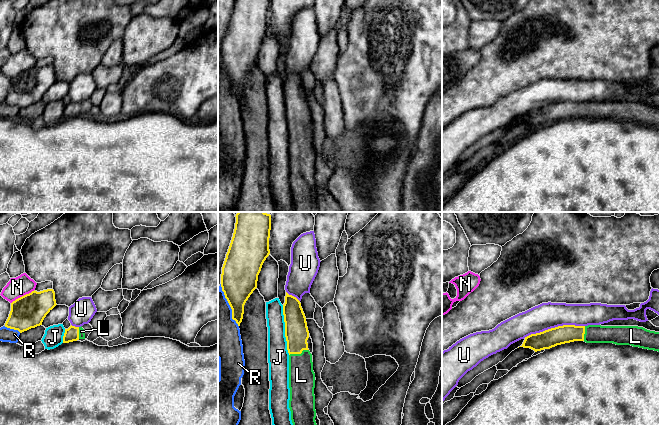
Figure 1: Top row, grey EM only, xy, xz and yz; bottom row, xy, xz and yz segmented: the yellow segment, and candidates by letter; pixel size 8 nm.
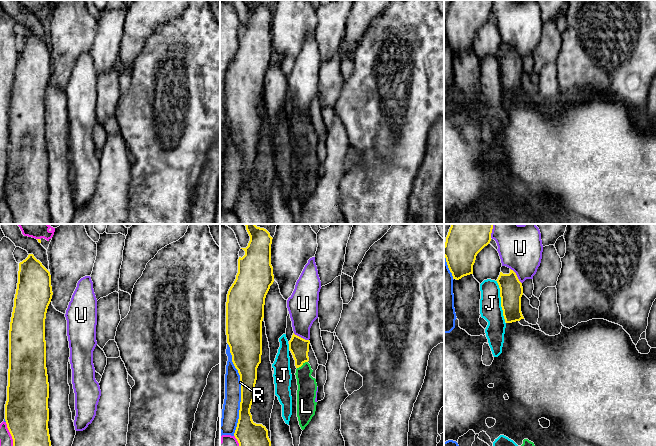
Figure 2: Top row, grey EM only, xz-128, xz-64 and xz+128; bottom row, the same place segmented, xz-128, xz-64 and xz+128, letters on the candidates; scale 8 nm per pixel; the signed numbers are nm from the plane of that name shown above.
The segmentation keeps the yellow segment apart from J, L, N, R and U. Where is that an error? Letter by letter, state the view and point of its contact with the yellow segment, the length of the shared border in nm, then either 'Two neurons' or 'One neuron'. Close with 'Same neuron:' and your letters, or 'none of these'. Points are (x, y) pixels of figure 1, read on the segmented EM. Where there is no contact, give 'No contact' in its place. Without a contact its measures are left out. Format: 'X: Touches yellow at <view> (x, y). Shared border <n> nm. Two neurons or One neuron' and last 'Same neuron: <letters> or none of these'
J: Touches yellow at xz (285, 330). Shared border 400 nm. Two neurons
L: Touches yellow at xz (298, 353). Shared border 170 nm. One neuron
N: Touches yellow at xy (22, 296). Shared border 220 nm. Two neurons
R: Touches yellow at xy (12, 328). Shared border 140 nm. Two neurons
U: Touches yellow at yz (555, 327). Shared border 500 nm. Two neurons
Same neuron: L

